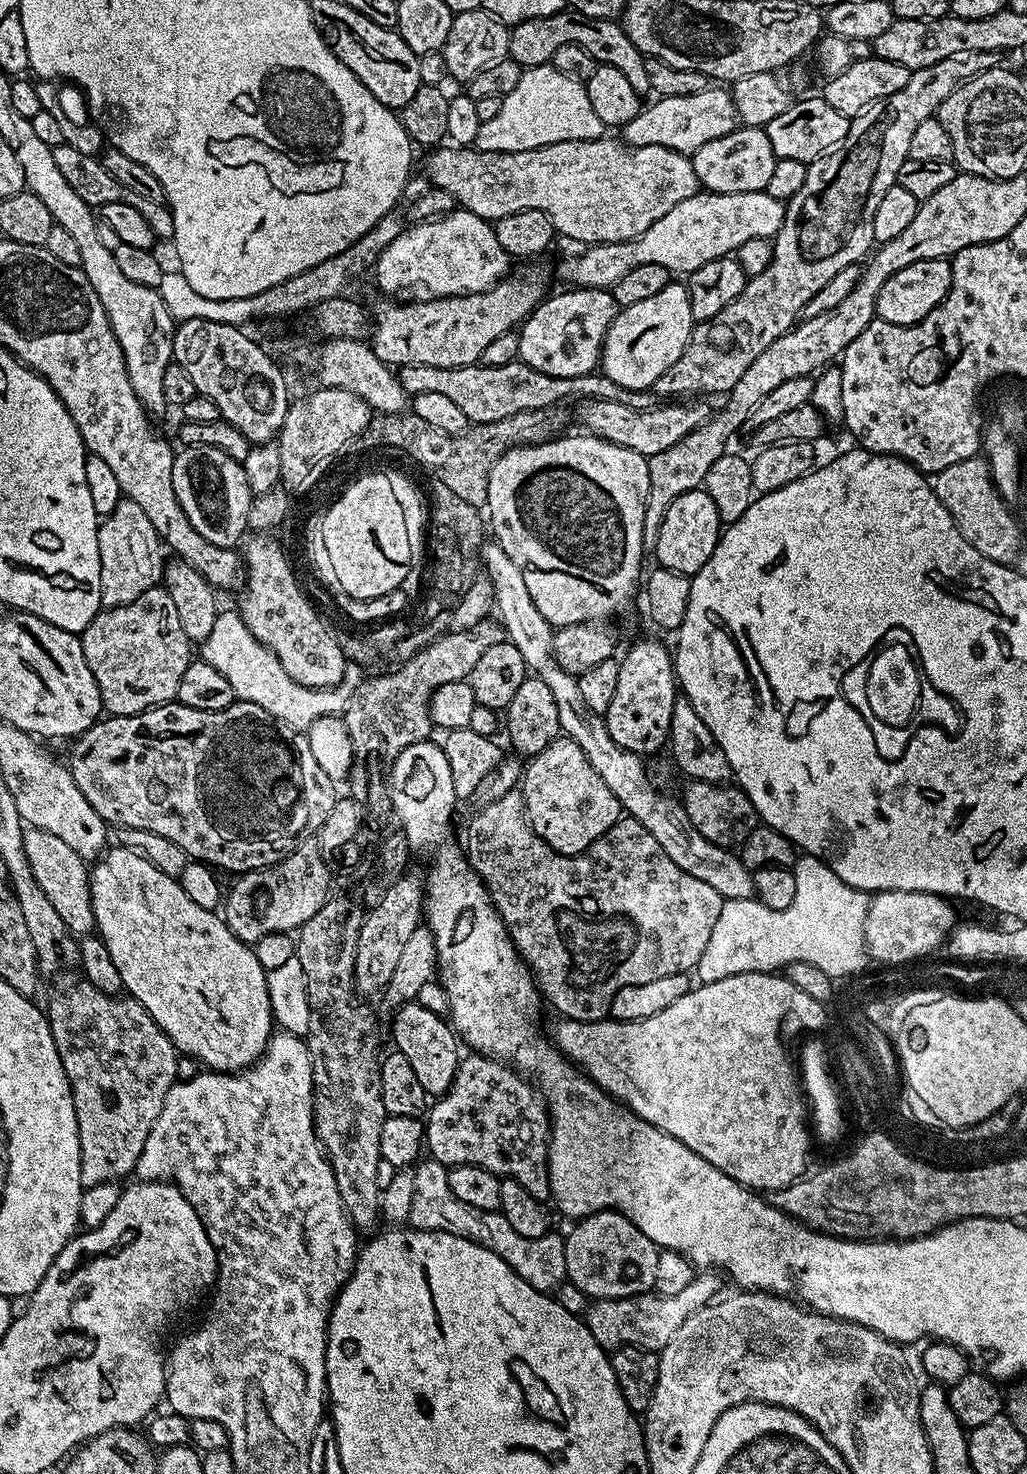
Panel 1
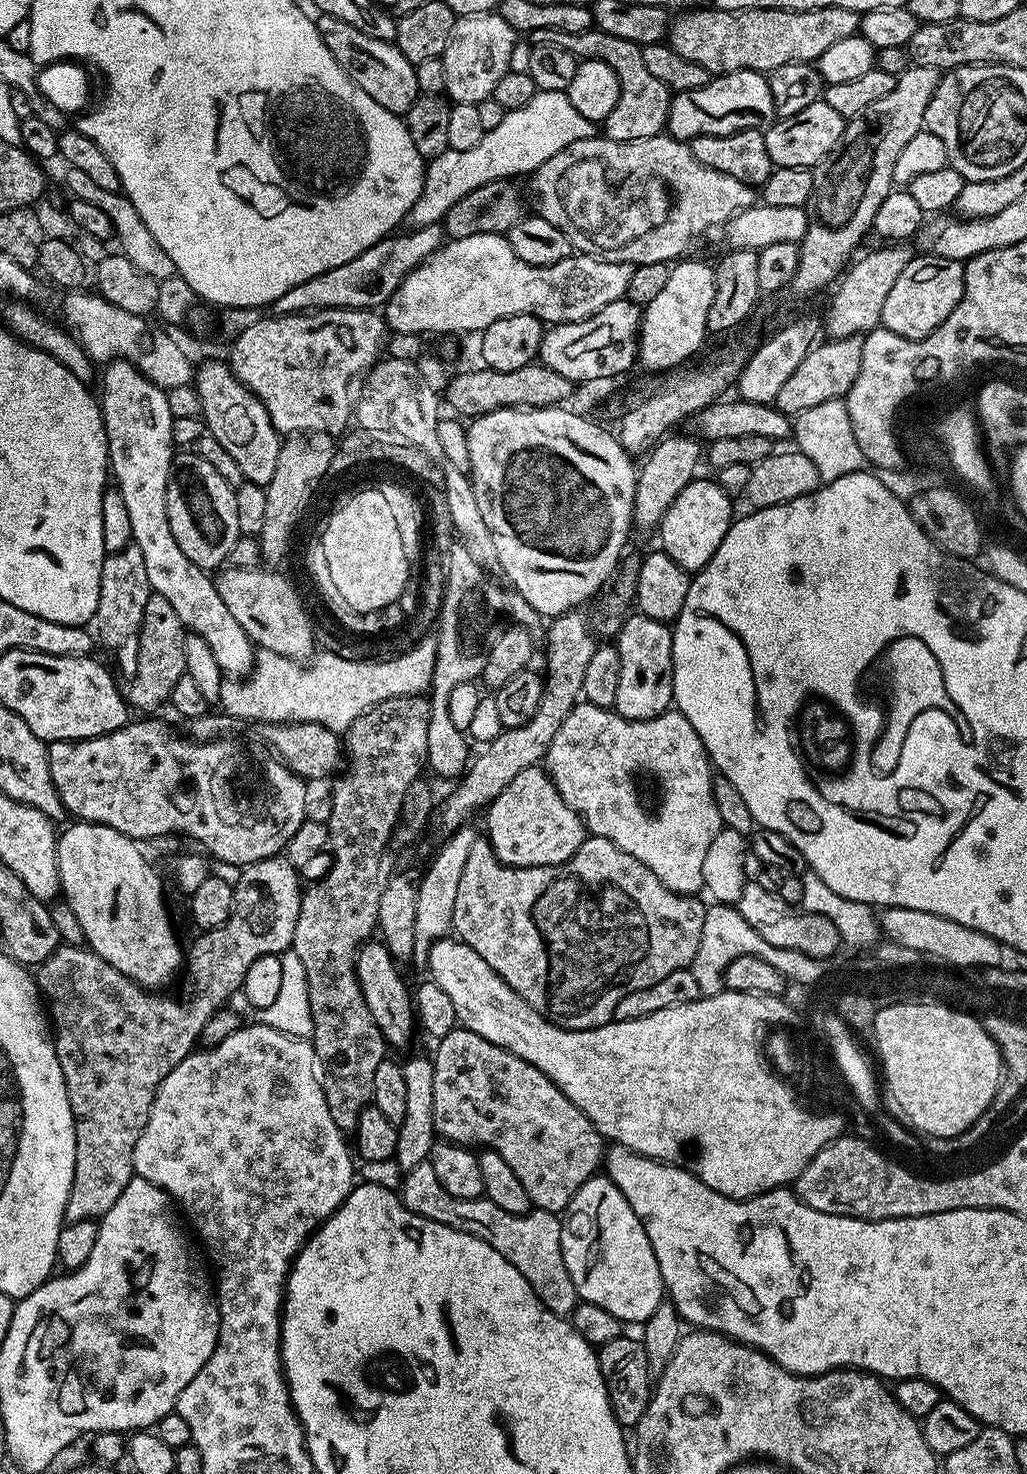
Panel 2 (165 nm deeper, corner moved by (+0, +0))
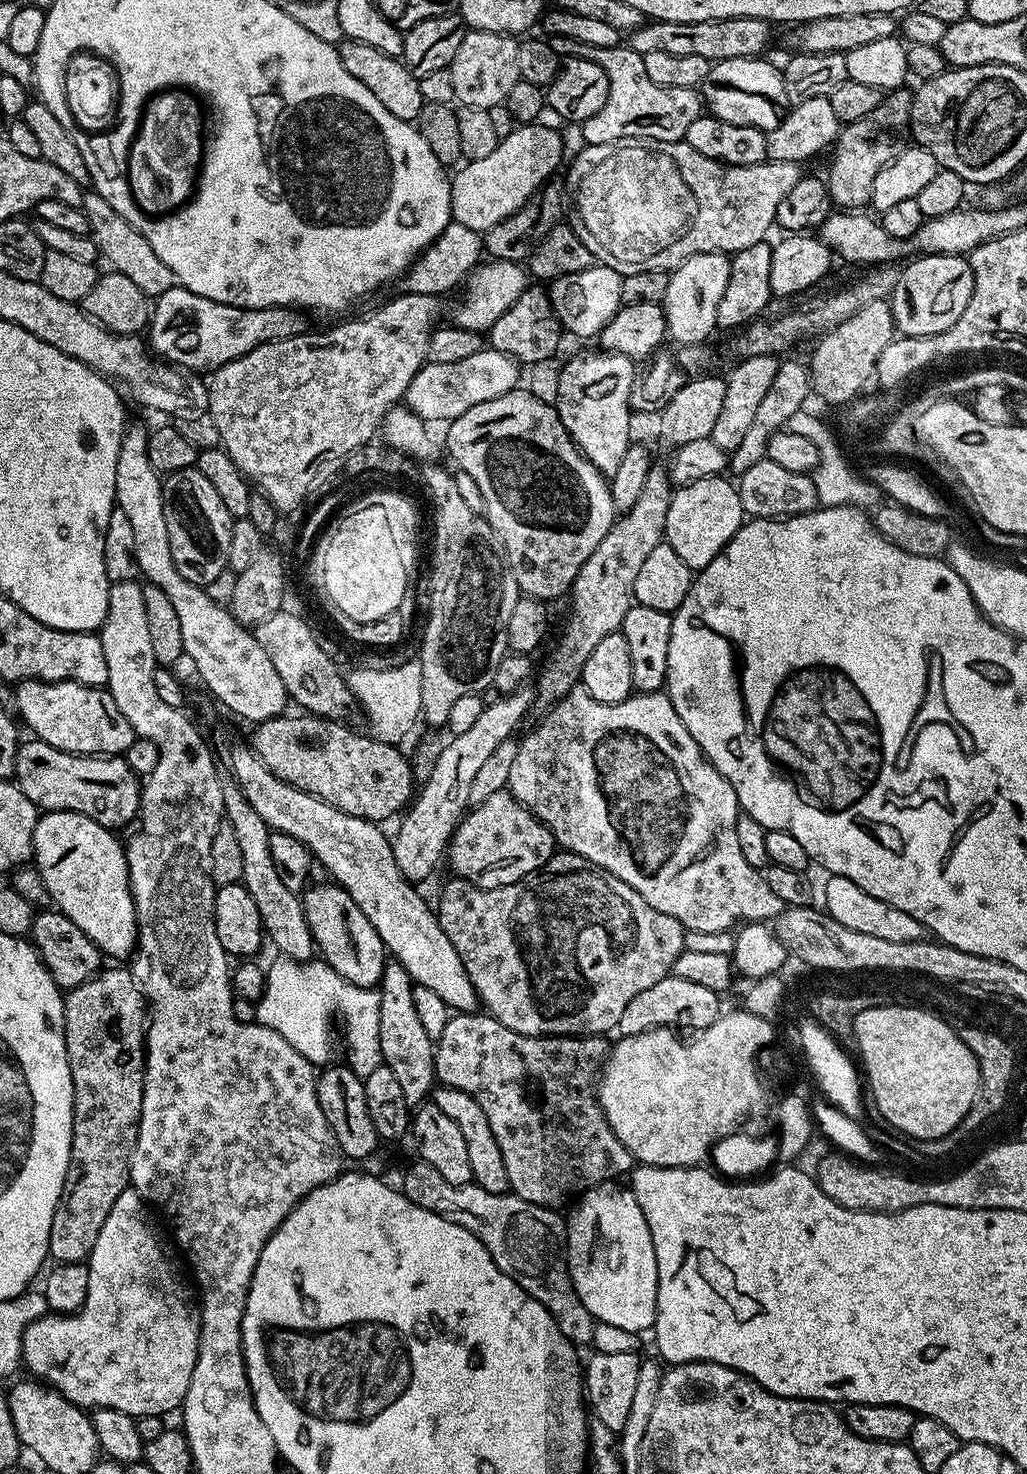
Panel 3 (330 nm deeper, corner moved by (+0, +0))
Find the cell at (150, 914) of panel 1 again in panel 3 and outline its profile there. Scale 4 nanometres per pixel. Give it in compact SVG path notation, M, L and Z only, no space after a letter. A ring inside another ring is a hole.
M44 812L37 819L34 826L32 854L34 867L42 874L42 882L46 882L46 890L50 894L52 904L55 905L59 912L66 914L66 918L70 918L70 922L74 922L74 926L78 926L78 930L82 930L82 934L86 934L86 938L90 938L95 942L105 957L124 956L124 958L128 958L131 957L136 946L136 903L132 900L132 891L128 881L128 857L125 845L123 843L119 844L112 836L115 835L109 829L102 827L98 822L94 822L89 816L83 816L77 812Z

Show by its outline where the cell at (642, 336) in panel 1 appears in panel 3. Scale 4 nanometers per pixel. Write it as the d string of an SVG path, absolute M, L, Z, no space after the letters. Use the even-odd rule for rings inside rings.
M703 252L694 254L689 260L672 269L662 307L668 327L668 336L676 339L677 345L703 345L704 339L711 332L717 331L718 302L722 302L726 282L730 282L731 265L731 259L723 252Z

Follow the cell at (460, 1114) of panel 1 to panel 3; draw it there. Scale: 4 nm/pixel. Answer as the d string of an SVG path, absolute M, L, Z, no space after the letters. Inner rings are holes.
M452 1014L449 1015L446 1022L446 1030L442 1030L440 1039L435 1041L436 1050L436 1078L443 1087L457 1088L466 1094L470 1094L470 1098L474 1098L474 1102L478 1102L478 1106L482 1106L486 1118L490 1118L490 1130L494 1130L494 1138L498 1138L498 1146L502 1146L502 1158L506 1158L506 1178L508 1179L508 1187L511 1195L522 1198L531 1204L537 1204L543 1208L552 1208L560 1206L556 1204L564 1204L568 1199L579 1197L594 1188L598 1184L607 1184L620 1178L620 1175L631 1173L634 1167L634 1161L630 1150L626 1150L626 1146L622 1146L622 1142L618 1138L618 1134L614 1134L614 1130L608 1125L608 1120L604 1116L603 1110L600 1108L600 1101L597 1096L598 1088L594 1081L599 1077L604 1061L607 1060L610 1051L610 1044L603 1035L598 1036L527 1036L526 1034L518 1034L514 1030L510 1030L506 1026L502 1026L502 1022L498 1022L487 1014Z

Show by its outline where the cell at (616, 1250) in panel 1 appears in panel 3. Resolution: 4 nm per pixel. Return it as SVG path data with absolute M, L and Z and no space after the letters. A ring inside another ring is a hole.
M609 1182L589 1188L579 1197L578 1203L580 1205L573 1210L572 1217L567 1217L566 1220L566 1251L568 1273L572 1276L572 1285L578 1298L582 1298L582 1306L590 1310L593 1321L644 1334L656 1322L658 1262L654 1254L650 1226L646 1226L646 1214L642 1214L638 1198L631 1187L624 1185L623 1188L620 1182Z

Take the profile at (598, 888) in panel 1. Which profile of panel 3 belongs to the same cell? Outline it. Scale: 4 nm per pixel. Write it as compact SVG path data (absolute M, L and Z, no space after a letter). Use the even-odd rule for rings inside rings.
M567 850L557 851L542 867L528 876L523 876L518 882L507 884L501 888L479 888L468 880L452 878L452 881L440 892L440 905L435 905L434 911L440 917L440 925L458 950L458 958L462 958L462 966L474 986L479 1003L486 1007L487 1015L493 1016L502 1026L527 1036L598 1036L608 1034L608 1031L618 1029L618 1018L622 1018L622 1010L642 990L650 990L654 982L662 982L662 978L670 975L678 954L685 952L685 928L678 918L670 918L670 914L662 914L662 910L654 910L638 890L626 886L622 878L610 874L594 862L582 858L577 852Z

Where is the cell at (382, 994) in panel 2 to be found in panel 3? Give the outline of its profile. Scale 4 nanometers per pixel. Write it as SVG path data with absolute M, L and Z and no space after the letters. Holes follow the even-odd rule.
M335 882L327 883L313 883L302 893L306 922L312 931L319 955L339 976L346 978L346 982L359 988L376 988L386 963L382 938L378 938L378 930L370 926L370 918L358 910L347 890Z

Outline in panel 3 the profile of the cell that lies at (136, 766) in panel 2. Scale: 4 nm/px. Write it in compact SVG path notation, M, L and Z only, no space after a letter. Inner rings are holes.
M28 738L16 749L16 771L14 782L36 804L37 809L44 812L77 812L89 816L94 822L109 830L117 830L123 824L137 819L140 810L140 794L142 791L141 777L127 764L123 755L105 756L75 756L72 752L63 752L50 746L45 740Z

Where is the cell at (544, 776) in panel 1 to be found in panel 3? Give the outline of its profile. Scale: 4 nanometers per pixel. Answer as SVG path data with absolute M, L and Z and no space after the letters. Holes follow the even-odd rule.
M495 792L486 798L486 802L475 805L461 820L456 833L448 843L446 864L453 868L455 875L462 880L468 880L479 888L501 888L507 884L518 882L523 876L536 872L557 851L556 839L552 831L537 818L535 812L524 808L512 797L511 792Z

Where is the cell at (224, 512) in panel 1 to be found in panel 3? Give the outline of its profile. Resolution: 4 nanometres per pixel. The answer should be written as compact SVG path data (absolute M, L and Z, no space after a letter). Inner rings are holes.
M183 468L167 473L162 480L162 502L166 530L170 533L170 554L174 554L174 566L178 566L178 574L195 584L206 586L218 578L228 568L228 551L230 550L230 534L233 517L222 506L222 498L218 498L218 490L210 486L210 481L197 468Z

